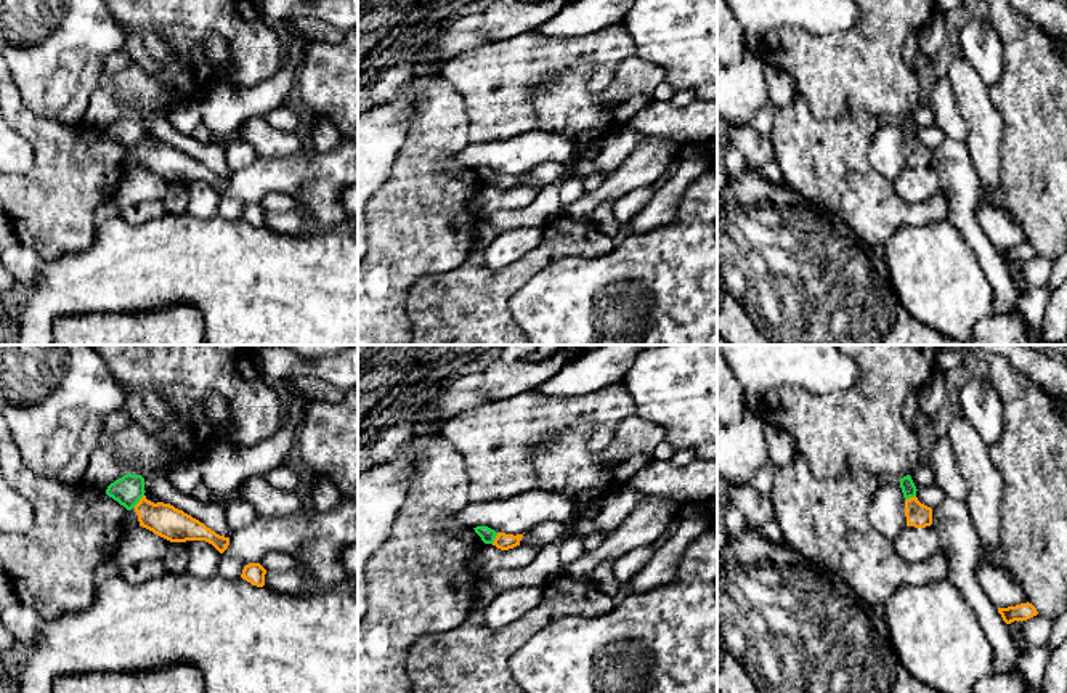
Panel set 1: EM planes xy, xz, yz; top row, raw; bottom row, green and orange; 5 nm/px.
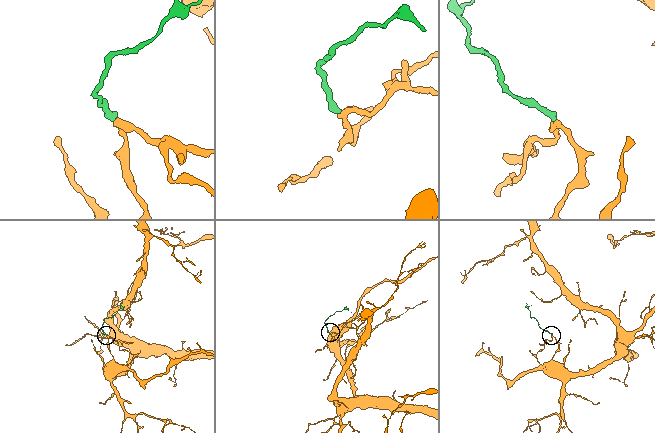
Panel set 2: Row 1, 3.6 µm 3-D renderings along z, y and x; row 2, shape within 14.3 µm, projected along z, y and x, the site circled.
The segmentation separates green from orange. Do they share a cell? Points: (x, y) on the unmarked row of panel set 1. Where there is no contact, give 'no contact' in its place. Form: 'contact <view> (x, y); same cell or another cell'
contact xy (138, 141); another cell

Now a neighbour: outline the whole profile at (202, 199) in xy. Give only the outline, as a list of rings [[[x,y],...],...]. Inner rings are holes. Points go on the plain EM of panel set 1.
[[[186,181],[183,184],[188,191],[186,213],[196,218],[210,218],[218,213],[221,194],[205,181]]]

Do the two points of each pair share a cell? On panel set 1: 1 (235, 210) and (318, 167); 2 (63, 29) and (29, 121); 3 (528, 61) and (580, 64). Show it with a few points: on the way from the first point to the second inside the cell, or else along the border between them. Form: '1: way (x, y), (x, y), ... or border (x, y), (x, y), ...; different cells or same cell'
1: way (252, 188), (265, 175), (296, 175); same cell
2: border (16, 87), (21, 101), (31, 111), (68, 125); different cells
3: border (591, 58), (576, 56), (541, 87); different cells

